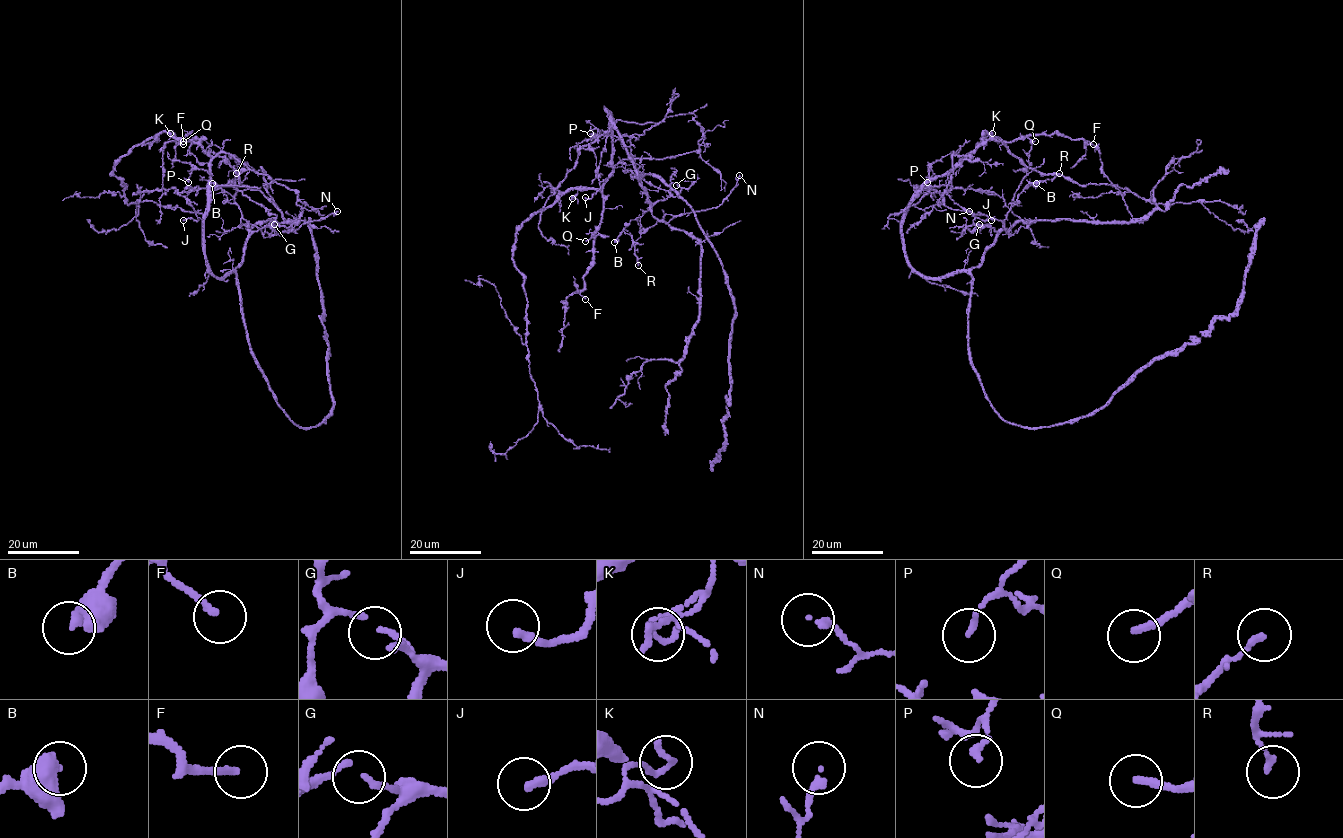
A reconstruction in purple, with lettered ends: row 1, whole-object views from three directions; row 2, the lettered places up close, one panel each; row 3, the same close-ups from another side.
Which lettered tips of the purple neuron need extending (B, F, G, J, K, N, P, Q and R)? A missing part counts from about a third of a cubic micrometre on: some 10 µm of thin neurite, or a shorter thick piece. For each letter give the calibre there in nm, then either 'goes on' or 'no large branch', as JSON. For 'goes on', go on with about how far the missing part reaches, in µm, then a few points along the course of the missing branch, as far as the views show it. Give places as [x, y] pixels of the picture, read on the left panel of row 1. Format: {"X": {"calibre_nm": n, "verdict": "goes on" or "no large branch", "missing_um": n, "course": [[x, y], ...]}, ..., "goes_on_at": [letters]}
{"B": {"calibre_nm": 480, "verdict": "no large branch"}, "F": {"calibre_nm": 180, "verdict": "no large branch"}, "G": {"calibre_nm": 120, "verdict": "no large branch"}, "J": {"calibre_nm": 240, "verdict": "no large branch"}, "K": {"calibre_nm": 170, "verdict": "no large branch"}, "N": {"calibre_nm": 160, "verdict": "no large branch"}, "P": {"calibre_nm": 110, "verdict": "no large branch"}, "Q": {"calibre_nm": 200, "verdict": "no large branch"}, "R": {"calibre_nm": 150, "verdict": "no large branch"}, "goes_on_at": []}

